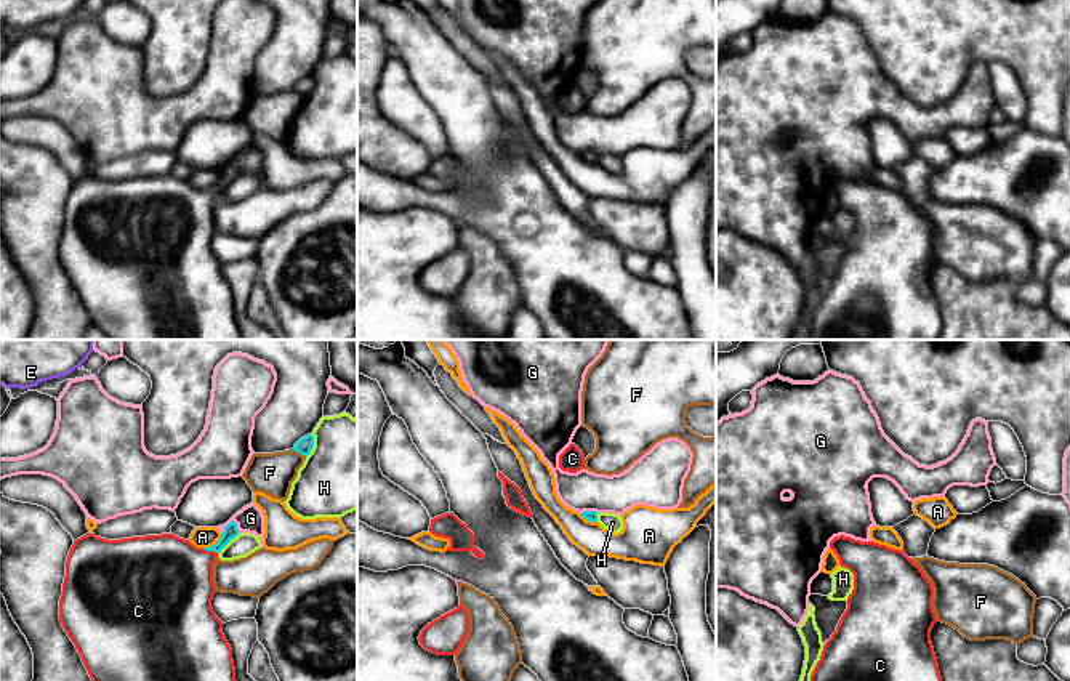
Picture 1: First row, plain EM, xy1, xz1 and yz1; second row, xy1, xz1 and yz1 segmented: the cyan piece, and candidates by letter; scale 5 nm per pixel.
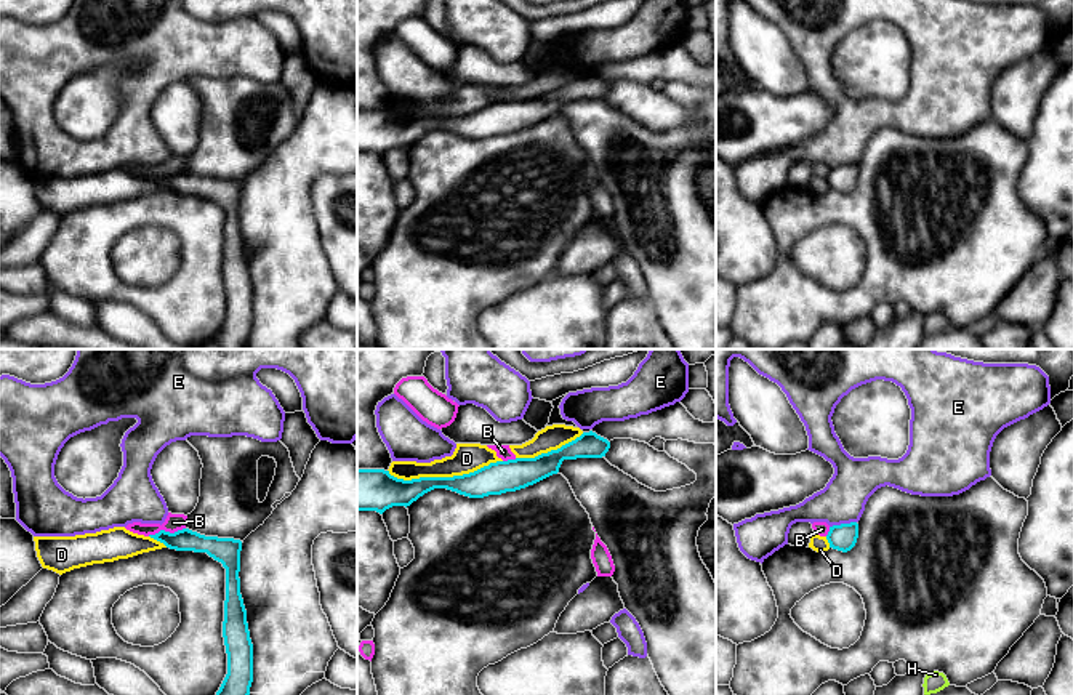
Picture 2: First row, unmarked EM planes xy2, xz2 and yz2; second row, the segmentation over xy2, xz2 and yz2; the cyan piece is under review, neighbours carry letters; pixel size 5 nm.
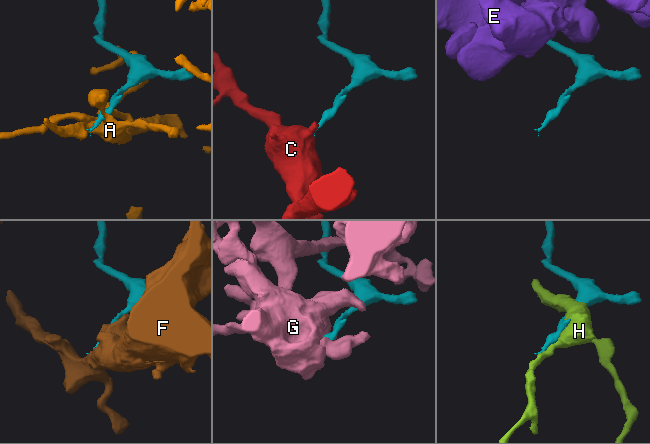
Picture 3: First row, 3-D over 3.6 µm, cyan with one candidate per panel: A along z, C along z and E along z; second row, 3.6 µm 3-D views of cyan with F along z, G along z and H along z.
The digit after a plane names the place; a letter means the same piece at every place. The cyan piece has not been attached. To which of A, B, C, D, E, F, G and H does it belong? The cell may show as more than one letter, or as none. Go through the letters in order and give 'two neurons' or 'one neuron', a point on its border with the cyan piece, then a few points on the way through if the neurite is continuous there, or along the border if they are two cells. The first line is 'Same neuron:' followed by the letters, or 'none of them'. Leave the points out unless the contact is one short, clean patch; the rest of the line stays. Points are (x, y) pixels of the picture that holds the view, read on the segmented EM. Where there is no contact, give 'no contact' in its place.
Same neuron: C
A: two neurons | xy1 (215, 543)
B: two neurons | xy2 (165, 532) | along xy2 (184, 527), (175, 532), (159, 530), (148, 535)
C: one neuron | xy1 (210, 550) | across xy1 (231, 531), (210, 550), (172, 580)
D: two neurons | xz2 (444, 478)
E: two neurons | yz2 (843, 524)
F: two neurons | xy1 (298, 451) | along xy1 (292, 449), (305, 457)
G: two neurons | xy1 (228, 524) | along xy1 (237, 524), (231, 521), (221, 532)
H: two neurons | xy1 (313, 446)

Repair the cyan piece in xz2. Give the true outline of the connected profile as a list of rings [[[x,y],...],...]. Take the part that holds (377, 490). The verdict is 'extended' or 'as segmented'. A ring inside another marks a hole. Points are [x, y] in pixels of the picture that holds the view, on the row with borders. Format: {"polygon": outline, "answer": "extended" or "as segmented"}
{"polygon": [[[589,431],[561,448],[535,458],[496,461],[474,472],[453,477],[404,480],[384,469],[357,468],[357,511],[383,514],[392,506],[407,508],[434,488],[447,488],[469,498],[516,492],[557,474],[564,460],[602,458],[609,448],[607,439]]], "answer": "as segmented"}

